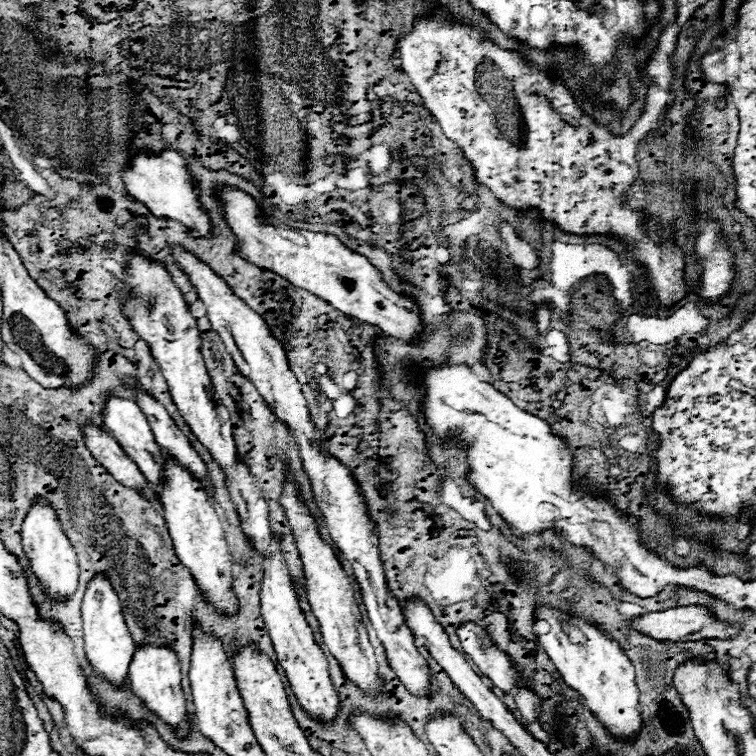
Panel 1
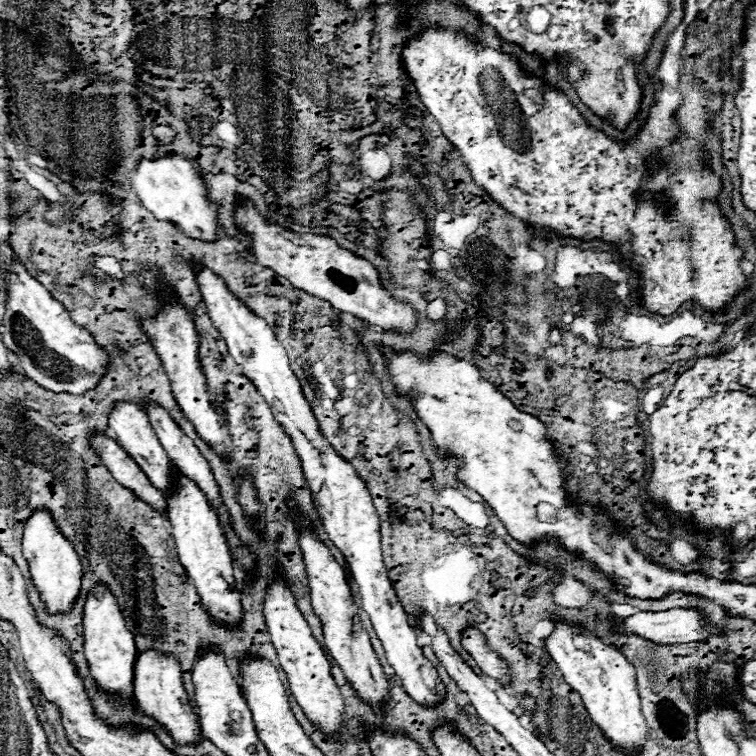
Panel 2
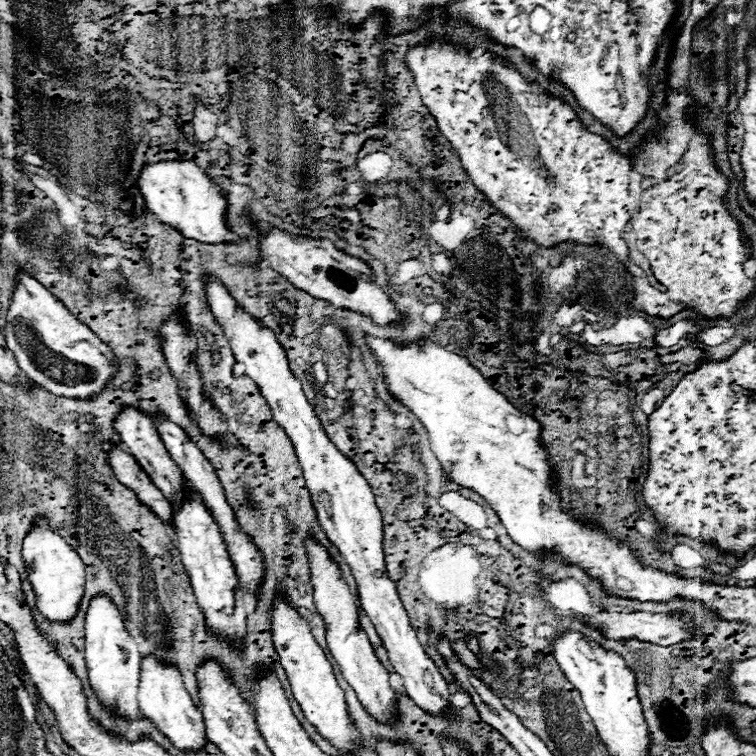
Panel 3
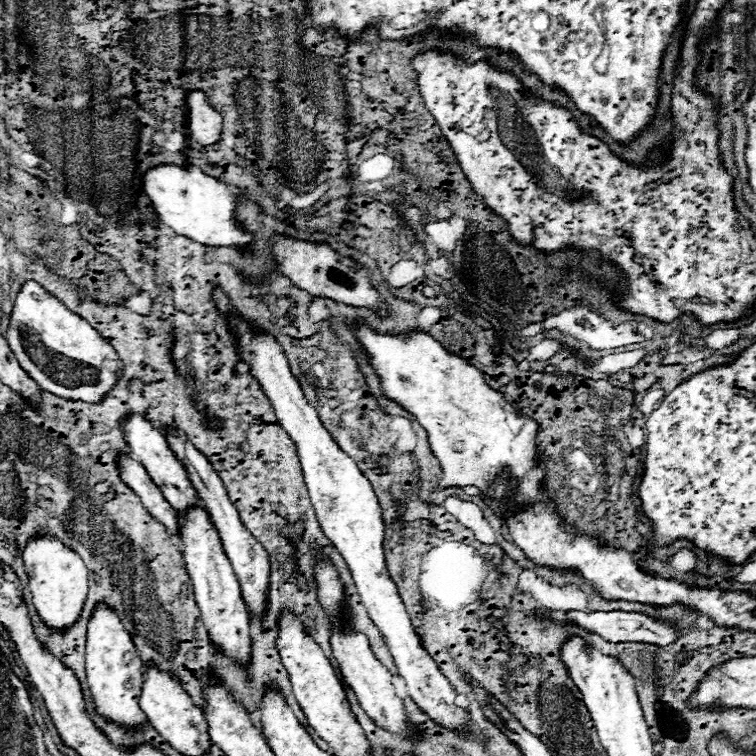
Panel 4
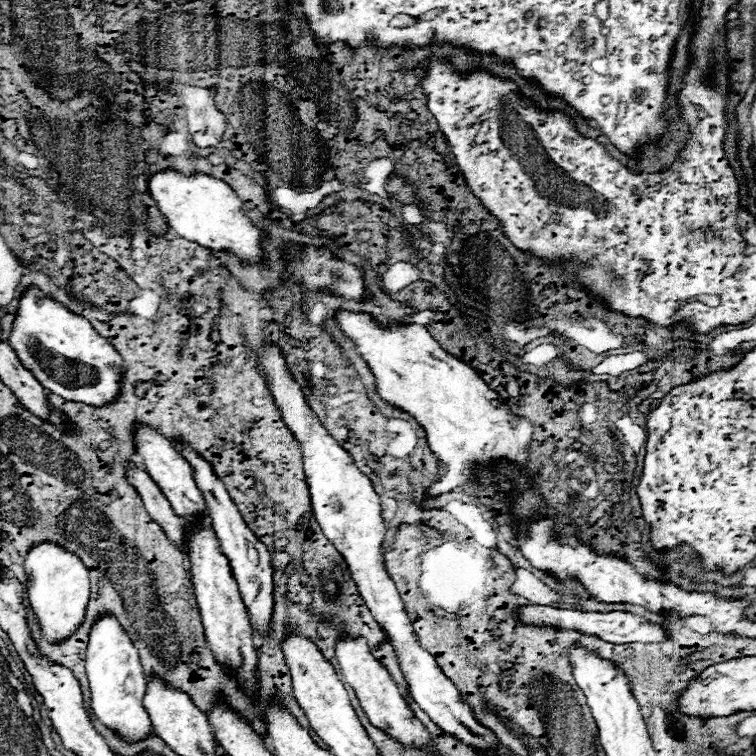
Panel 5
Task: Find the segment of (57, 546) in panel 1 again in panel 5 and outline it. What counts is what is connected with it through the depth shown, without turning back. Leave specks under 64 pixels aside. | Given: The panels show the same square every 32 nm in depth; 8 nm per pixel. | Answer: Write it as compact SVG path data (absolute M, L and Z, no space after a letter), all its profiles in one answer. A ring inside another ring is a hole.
M40 542L34 544L26 554L26 574L28 574L30 606L46 638L48 640L68 638L84 620L90 596L88 568L82 564L82 560L76 554L68 552L66 548L52 542Z

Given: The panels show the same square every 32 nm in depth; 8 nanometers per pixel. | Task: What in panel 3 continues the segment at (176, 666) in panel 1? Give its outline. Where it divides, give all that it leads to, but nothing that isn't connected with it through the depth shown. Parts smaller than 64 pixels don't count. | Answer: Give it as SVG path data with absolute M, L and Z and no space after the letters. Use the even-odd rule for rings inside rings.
M154 654L140 660L140 682L138 682L138 708L150 718L160 732L164 732L176 748L198 750L204 746L204 722L198 708L192 704L190 694L182 684L182 676L176 666L162 664Z

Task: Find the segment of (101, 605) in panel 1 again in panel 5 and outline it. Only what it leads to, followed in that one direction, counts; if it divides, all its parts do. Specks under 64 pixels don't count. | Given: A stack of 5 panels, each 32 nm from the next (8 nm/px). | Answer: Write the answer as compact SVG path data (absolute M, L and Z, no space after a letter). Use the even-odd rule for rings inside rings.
M104 614L90 628L86 648L86 674L92 694L90 704L98 720L102 720L110 728L116 728L126 740L140 740L148 732L152 732L152 722L142 706L146 676L138 658L138 650L114 616Z

